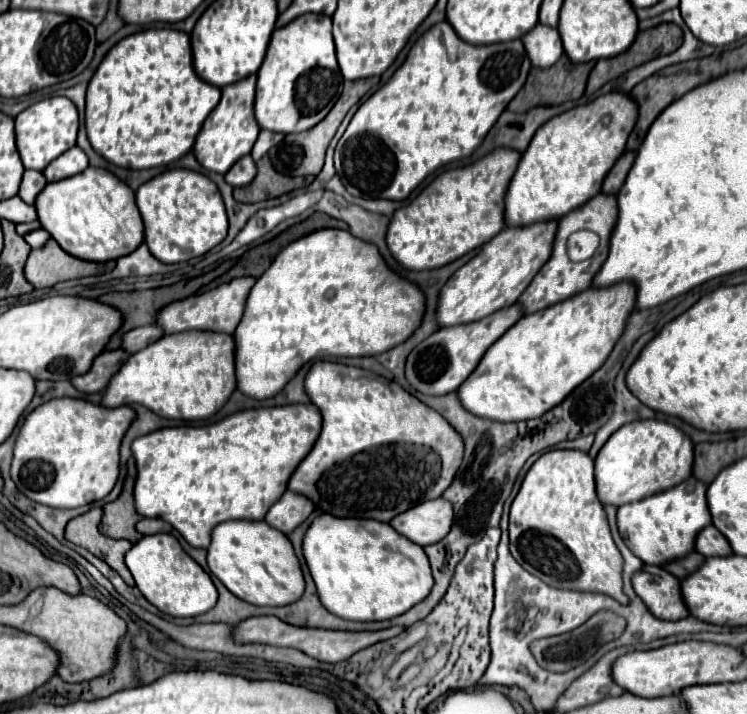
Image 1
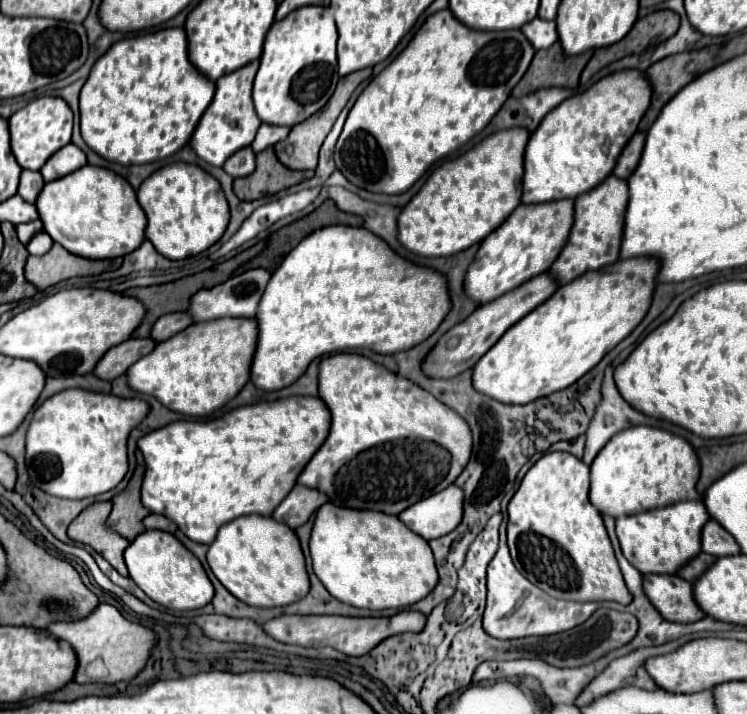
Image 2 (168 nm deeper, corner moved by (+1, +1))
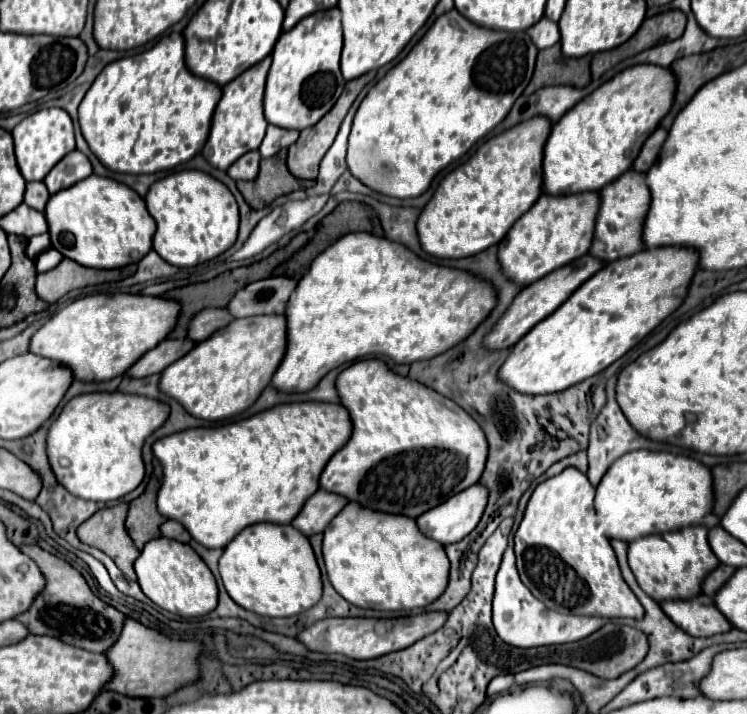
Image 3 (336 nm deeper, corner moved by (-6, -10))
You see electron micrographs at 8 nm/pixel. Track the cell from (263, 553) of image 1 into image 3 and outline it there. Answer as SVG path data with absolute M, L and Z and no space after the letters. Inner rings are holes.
M259 522L241 530L223 550L219 572L227 594L259 616L285 618L305 612L321 598L321 572L309 540L291 526Z

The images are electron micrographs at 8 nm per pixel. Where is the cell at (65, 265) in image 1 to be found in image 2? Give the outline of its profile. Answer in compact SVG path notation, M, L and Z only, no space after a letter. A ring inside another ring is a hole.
M54 245L44 257L28 257L26 261L26 279L40 291L70 277L98 275L102 271L106 271L106 261L76 257L62 245Z

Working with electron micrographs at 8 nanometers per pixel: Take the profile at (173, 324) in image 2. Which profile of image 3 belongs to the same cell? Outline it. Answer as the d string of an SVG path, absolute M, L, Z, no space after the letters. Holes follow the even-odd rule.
M207 308L207 310L201 310L199 314L195 314L195 318L189 322L187 336L193 342L203 342L213 332L227 326L229 322L231 322L231 316L227 316L227 312L223 312L223 308Z

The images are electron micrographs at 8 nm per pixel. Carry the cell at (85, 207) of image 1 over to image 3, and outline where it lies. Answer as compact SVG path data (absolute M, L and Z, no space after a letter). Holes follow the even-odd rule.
M91 174L87 180L81 180L79 184L53 194L43 214L49 224L51 246L55 246L63 256L87 268L105 268L105 270L123 268L127 264L139 262L151 250L151 240L155 234L155 220L147 212L145 200L135 190L131 190L129 186L117 180Z

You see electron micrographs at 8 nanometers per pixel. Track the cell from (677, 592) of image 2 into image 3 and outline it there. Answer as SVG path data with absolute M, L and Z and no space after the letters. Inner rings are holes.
M699 594L687 600L665 600L661 602L663 612L691 636L713 636L731 630L727 618L715 608L713 598Z

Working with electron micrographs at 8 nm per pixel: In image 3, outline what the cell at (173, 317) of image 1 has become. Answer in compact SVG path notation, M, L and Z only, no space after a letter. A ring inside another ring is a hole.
M285 276L251 282L229 300L227 310L233 318L283 314L283 308L287 306L293 288L295 288L295 280Z

